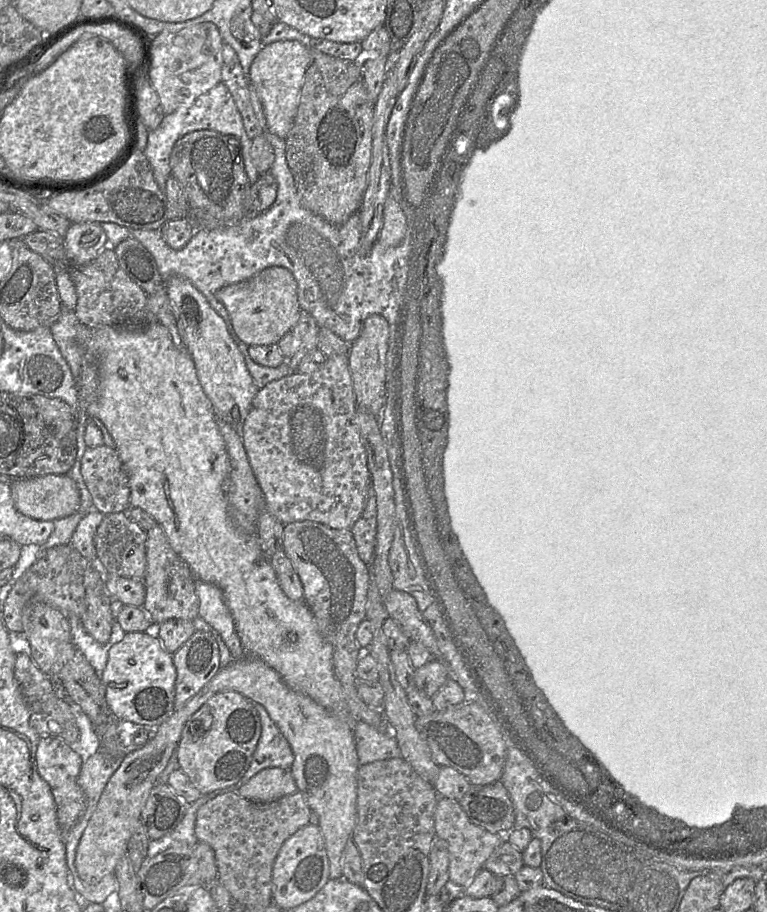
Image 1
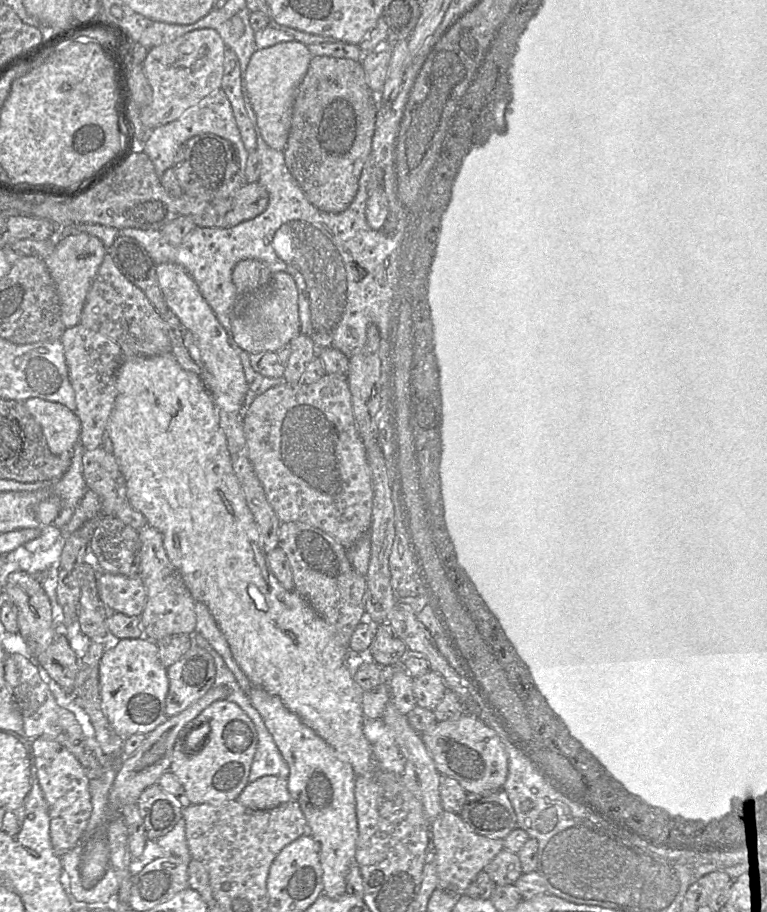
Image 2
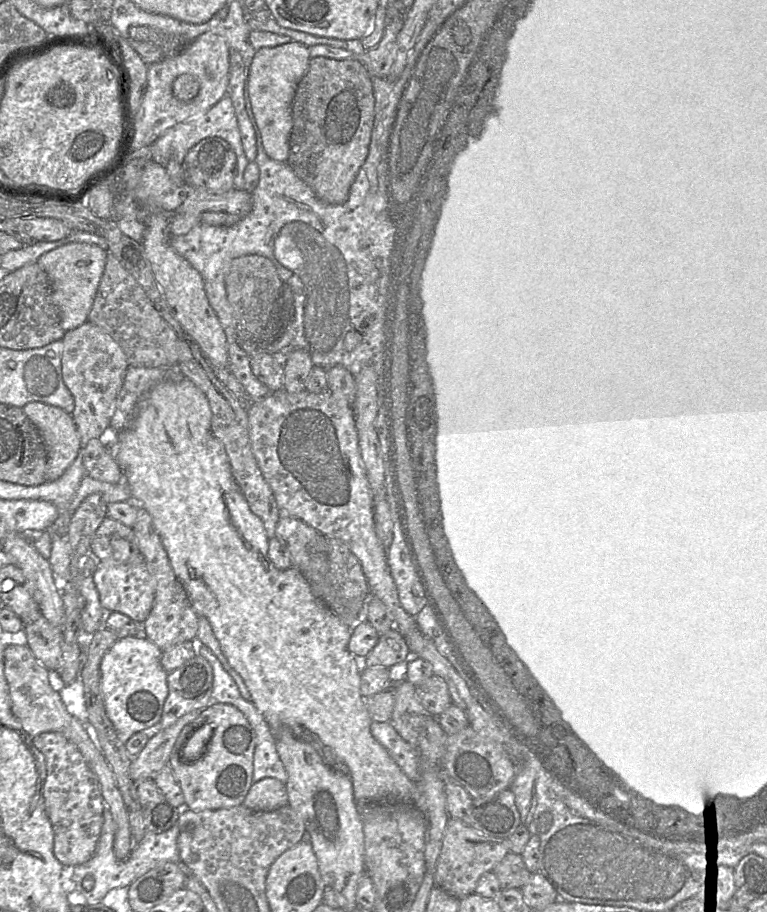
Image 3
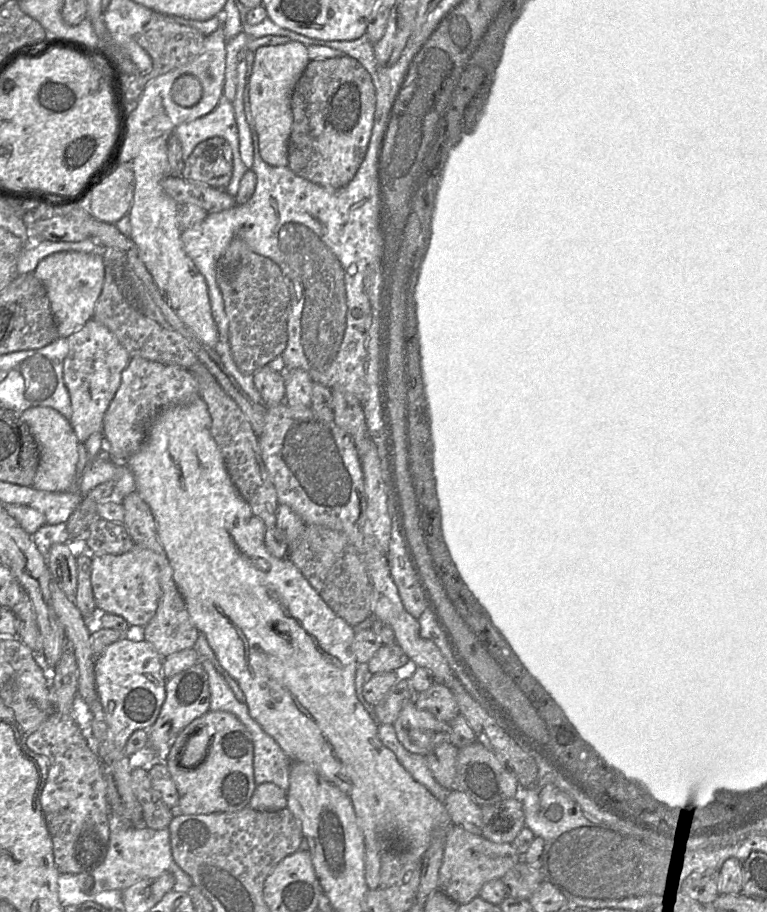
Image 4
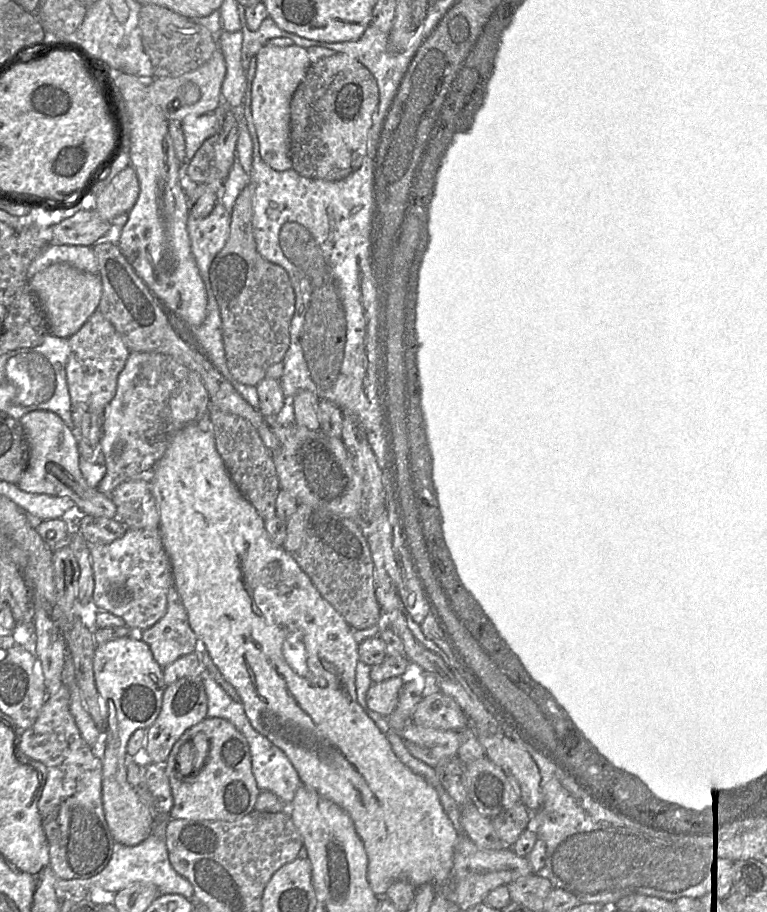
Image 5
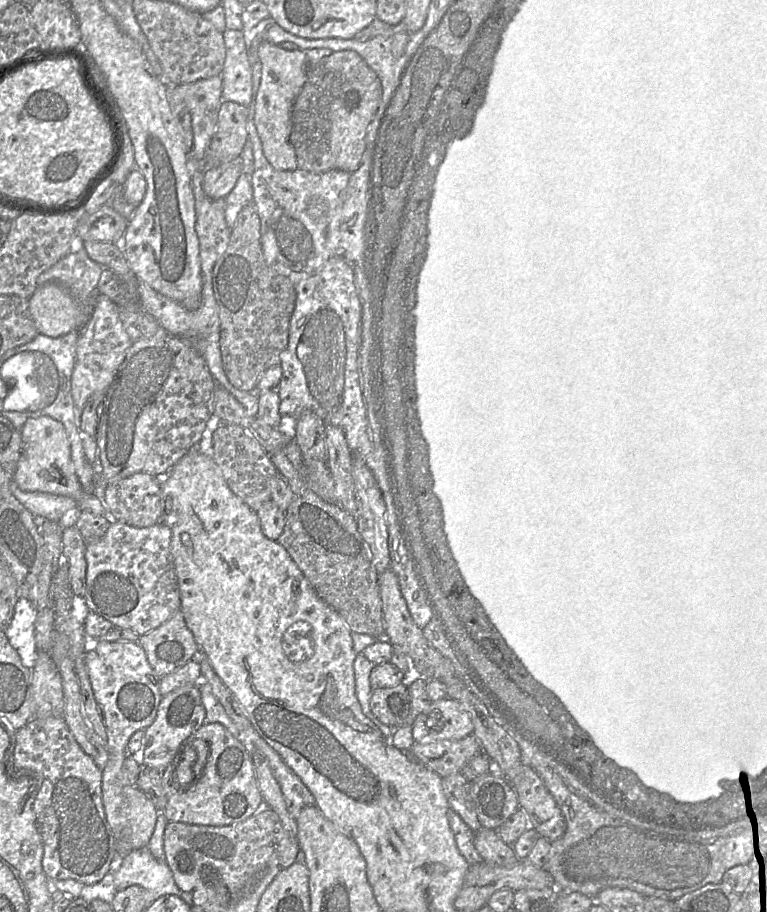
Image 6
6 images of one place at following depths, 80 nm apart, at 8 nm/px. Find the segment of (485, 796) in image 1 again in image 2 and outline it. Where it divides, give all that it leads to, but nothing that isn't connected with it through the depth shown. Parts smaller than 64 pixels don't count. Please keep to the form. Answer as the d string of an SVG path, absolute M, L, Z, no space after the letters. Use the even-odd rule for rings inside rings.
M502 788L467 793L460 816L473 832L491 839L504 839L517 828L514 808Z

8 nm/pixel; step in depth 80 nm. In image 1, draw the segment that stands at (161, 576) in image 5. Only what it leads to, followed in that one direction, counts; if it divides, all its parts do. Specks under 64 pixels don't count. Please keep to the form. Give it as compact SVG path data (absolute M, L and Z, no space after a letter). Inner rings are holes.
M104 574L105 588L112 599L124 606L143 607L145 587L142 580Z

